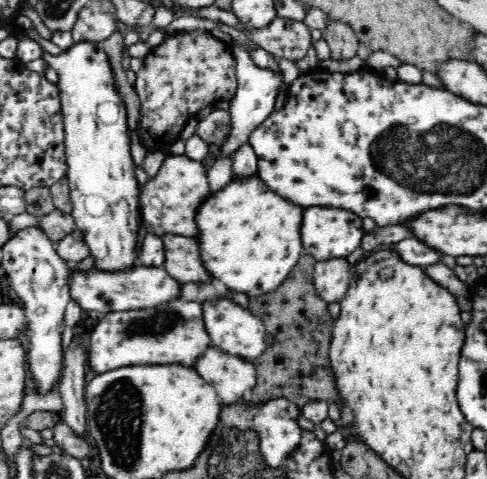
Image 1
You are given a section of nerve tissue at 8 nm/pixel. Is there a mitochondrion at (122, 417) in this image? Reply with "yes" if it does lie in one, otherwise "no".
yes

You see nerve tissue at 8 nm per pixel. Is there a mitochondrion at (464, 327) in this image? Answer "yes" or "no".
no

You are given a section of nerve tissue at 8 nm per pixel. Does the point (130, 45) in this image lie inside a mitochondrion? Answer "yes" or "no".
no

